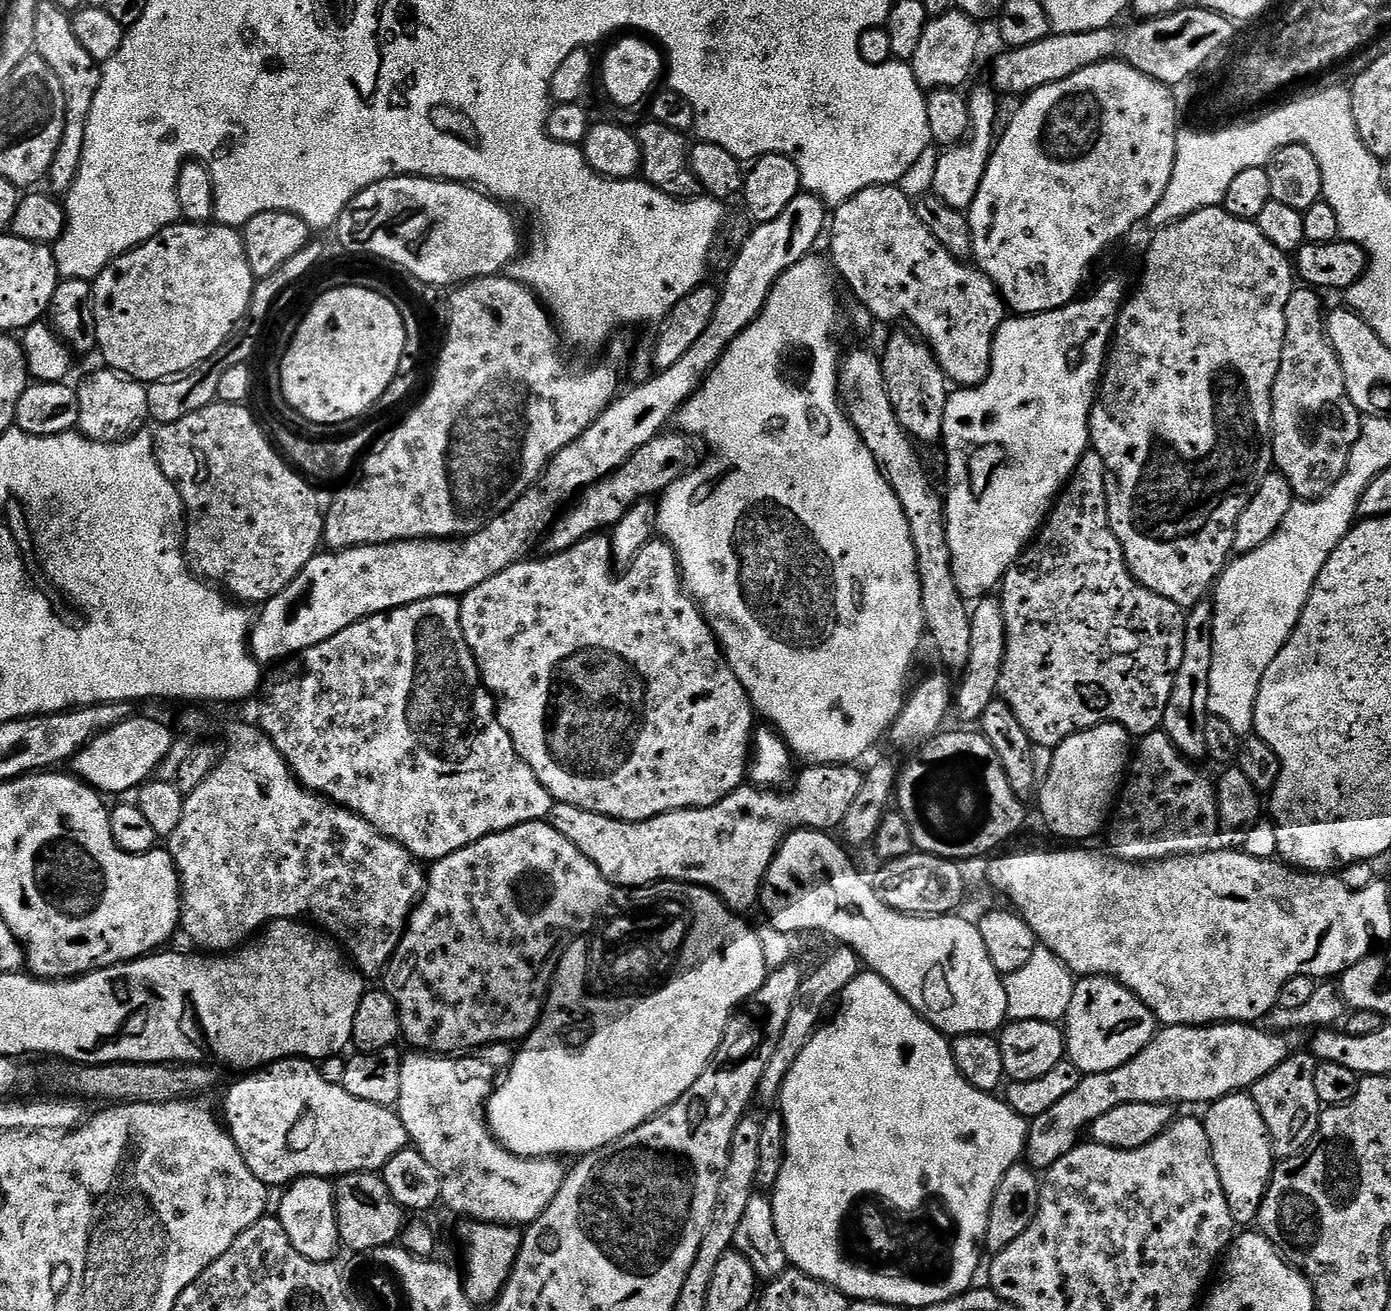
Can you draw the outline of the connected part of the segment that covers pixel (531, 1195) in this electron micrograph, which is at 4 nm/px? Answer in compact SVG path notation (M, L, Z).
M492 1046L483 1054L460 1054L455 1058L444 1054L425 1054L419 1050L413 1051L413 1056L405 1055L402 1059L402 1094L398 1111L414 1148L440 1175L440 1199L444 1204L448 1203L458 1215L469 1221L531 1226L554 1202L564 1185L566 1168L556 1158L515 1156L488 1127L486 1109L497 1083L496 1068L503 1069L510 1060L510 1052L506 1049L504 1046Z

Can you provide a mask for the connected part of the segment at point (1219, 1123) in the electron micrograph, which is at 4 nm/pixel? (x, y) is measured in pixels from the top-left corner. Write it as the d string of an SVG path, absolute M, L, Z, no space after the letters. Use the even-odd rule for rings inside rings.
M1248 1094L1222 1098L1211 1105L1207 1112L1208 1116L1203 1117L1206 1138L1210 1138L1214 1166L1218 1170L1226 1202L1230 1202L1230 1214L1236 1219L1237 1225L1255 1225L1274 1167L1272 1139L1268 1137L1266 1122L1262 1122L1262 1114Z

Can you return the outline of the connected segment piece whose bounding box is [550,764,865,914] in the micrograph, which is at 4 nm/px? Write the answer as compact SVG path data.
M814 764L805 769L801 776L799 773L795 777L796 789L793 792L741 786L725 800L709 808L683 808L680 812L667 812L652 820L633 824L628 820L615 820L590 810L582 810L578 806L556 802L552 805L550 822L554 830L562 834L562 838L574 842L574 846L578 846L578 850L582 850L582 854L586 854L586 858L598 866L598 870L613 886L621 884L624 888L635 890L661 882L675 882L710 888L733 912L748 914L761 899L764 876L788 833L797 830L839 829L854 798L858 798L858 792L862 790L865 773L859 772L856 766Z

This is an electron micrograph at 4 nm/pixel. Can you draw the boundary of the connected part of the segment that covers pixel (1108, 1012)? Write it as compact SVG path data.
M1086 976L1076 980L1076 989L1062 1021L1067 1059L1081 1074L1093 1076L1118 1070L1155 1038L1158 1021L1152 1011L1126 986L1110 976Z

